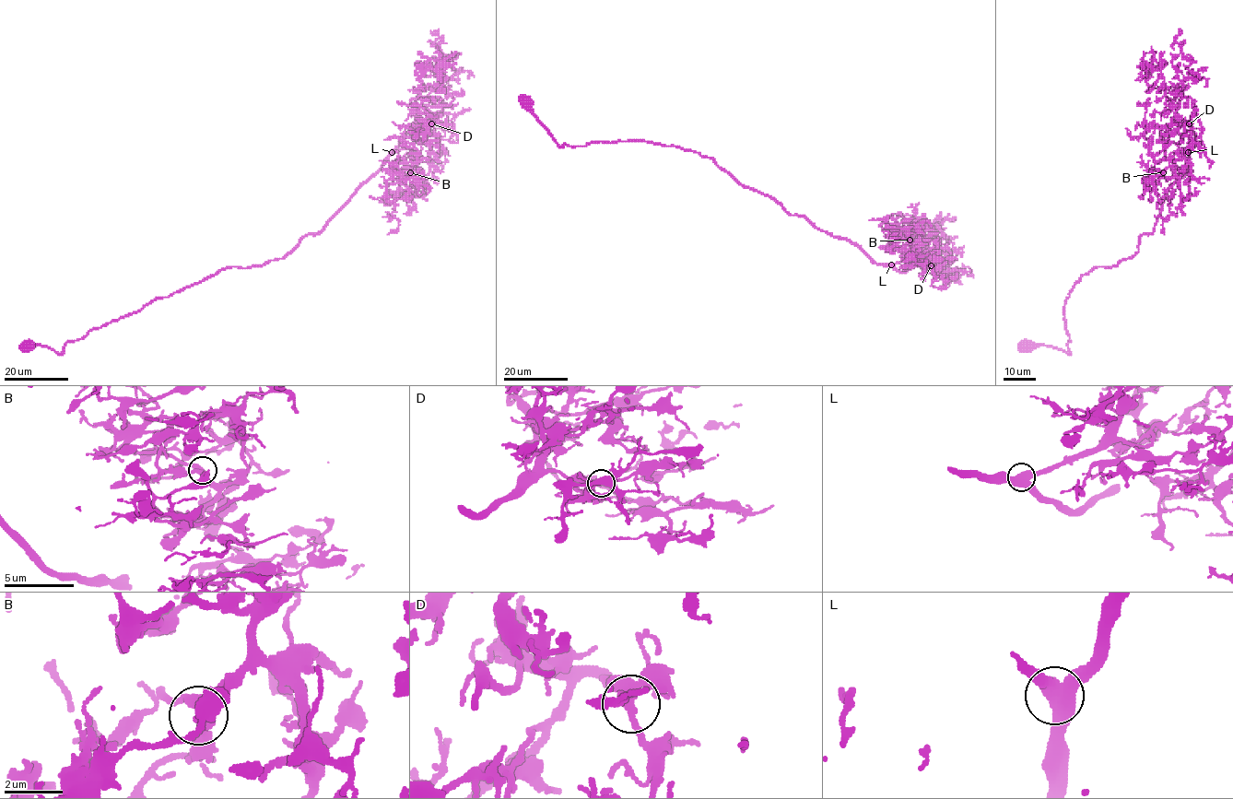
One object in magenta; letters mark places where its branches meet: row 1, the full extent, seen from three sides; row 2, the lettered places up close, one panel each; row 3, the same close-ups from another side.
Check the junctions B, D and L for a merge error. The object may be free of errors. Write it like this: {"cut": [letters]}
{"cut": []}

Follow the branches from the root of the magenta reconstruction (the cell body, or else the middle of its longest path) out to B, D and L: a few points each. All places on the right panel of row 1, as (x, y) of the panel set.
B: (1027, 348), (1070, 354), (1070, 292), (1139, 250), (1188, 152), (1163, 172)
D: (1027, 348), (1070, 354), (1070, 292), (1092, 268), (1130, 259), (1153, 231), (1187, 170), (1189, 123)
L: (1027, 348), (1070, 354), (1070, 292), (1092, 268), (1139, 250), (1167, 191), (1185, 173), (1188, 152)

